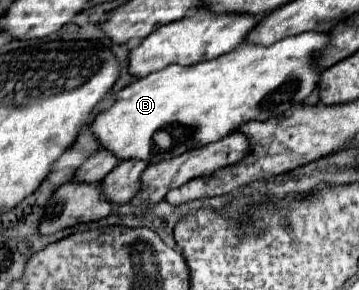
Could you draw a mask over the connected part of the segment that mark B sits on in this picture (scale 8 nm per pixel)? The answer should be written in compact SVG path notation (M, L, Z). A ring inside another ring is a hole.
M301 33L295 37L285 37L283 41L277 41L269 47L261 45L249 45L241 43L233 51L213 59L213 61L201 61L189 67L181 65L169 65L163 71L151 73L143 79L137 79L115 93L115 101L109 109L101 111L93 123L91 133L97 139L97 143L111 151L117 159L141 159L145 163L159 163L171 157L177 157L189 149L213 143L217 139L223 139L225 135L233 133L241 123L247 121L267 121L283 111L287 111L293 105L301 105L301 101L315 89L319 71L315 67L315 51L323 49L329 41L327 33ZM157 131L167 131L171 135L171 147L159 149L153 141L153 135Z

